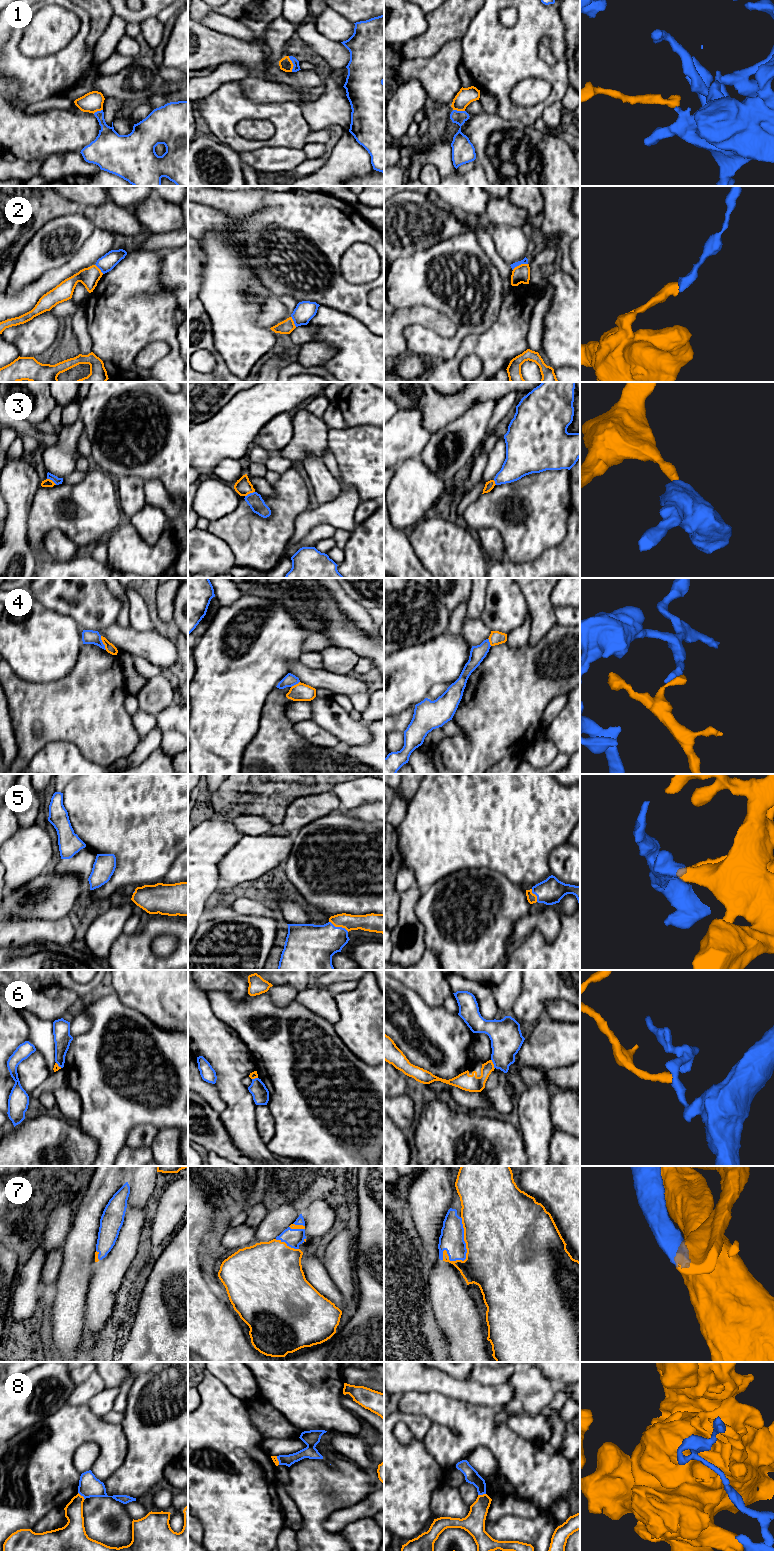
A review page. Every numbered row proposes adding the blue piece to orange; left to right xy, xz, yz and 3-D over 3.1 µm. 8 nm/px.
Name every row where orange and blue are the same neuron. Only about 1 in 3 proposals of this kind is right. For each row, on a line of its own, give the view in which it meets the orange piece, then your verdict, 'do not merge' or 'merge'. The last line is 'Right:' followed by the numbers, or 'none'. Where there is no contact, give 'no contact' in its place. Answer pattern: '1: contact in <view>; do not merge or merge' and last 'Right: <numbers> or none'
1: contact in xz; do not merge
2: contact in yz; do not merge
3: contact in xz; do not merge
4: contact in xy; do not merge
5: contact in xz; merge
6: contact in yz; do not merge
7: contact in yz; merge
8: contact in xy; do not merge
Right: 5, 7

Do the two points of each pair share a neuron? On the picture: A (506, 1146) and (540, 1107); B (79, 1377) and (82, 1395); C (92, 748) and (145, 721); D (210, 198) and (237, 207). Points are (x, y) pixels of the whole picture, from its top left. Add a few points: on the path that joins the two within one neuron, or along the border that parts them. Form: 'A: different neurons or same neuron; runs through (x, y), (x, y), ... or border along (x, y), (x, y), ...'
A: different neurons; border along (520, 1132), (526, 1155)
B: different neurons; border along (93, 1372), (75, 1386)
C: different neurons; border along (130, 716), (133, 727), (141, 738)
D: same neuron; runs through (217, 198), (230, 202)

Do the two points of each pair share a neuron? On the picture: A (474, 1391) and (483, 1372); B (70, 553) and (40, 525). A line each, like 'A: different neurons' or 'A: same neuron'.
A: different neurons
B: different neurons

